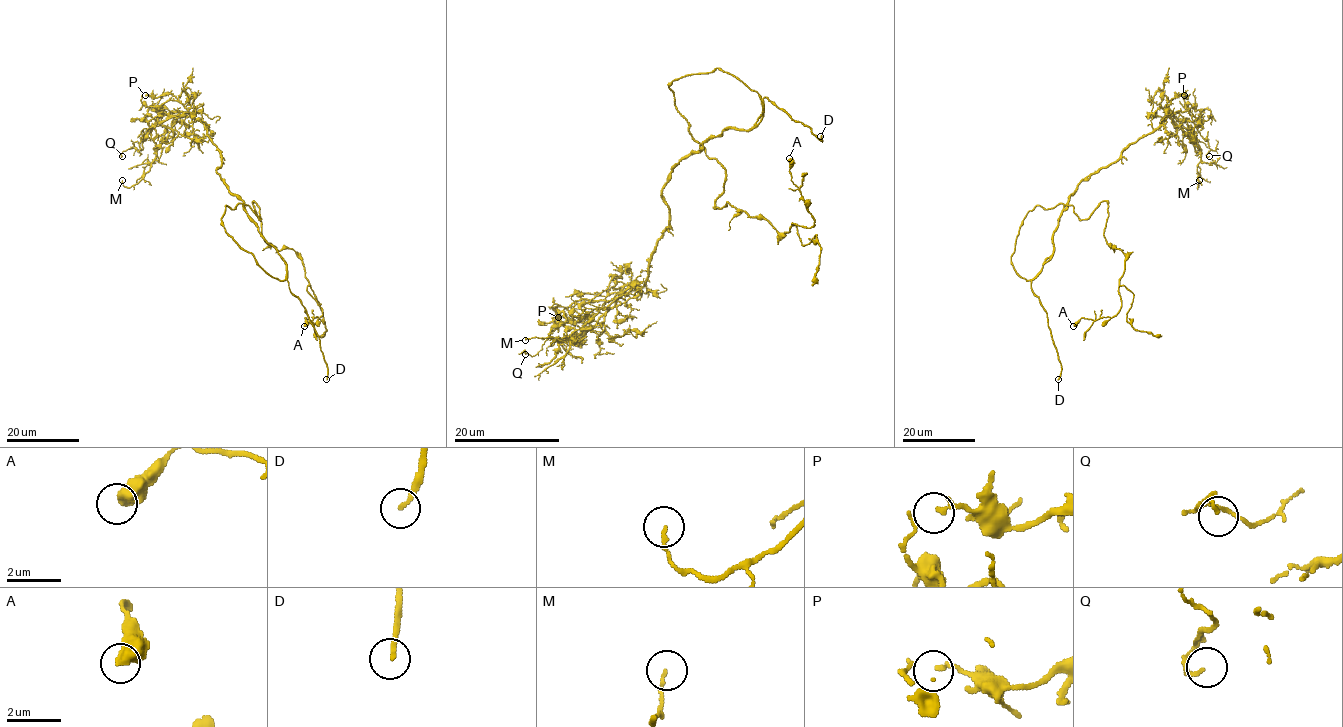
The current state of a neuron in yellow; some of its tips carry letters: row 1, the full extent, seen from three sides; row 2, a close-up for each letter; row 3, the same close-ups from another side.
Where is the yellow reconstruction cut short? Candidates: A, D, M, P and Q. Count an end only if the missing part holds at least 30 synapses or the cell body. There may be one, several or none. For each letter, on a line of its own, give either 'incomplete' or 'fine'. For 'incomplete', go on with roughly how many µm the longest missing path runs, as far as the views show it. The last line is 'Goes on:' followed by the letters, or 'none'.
A: fine
D: incomplete | 8 µm
M: fine
P: fine
Q: fine
Goes on: D

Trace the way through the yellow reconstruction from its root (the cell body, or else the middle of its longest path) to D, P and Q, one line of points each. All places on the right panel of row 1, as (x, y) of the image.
D: (1069, 198), (1053, 234), (1053, 252), (1031, 281), (1032, 292), (1047, 314), (1050, 336), (1061, 365), (1058, 379)
P: (1069, 198), (1082, 180), (1112, 164), (1131, 144), (1153, 132), (1162, 123), (1166, 104), (1184, 95)
Q: (1069, 198), (1082, 180), (1112, 164), (1167, 114), (1185, 127), (1194, 144), (1204, 143), (1209, 156)

